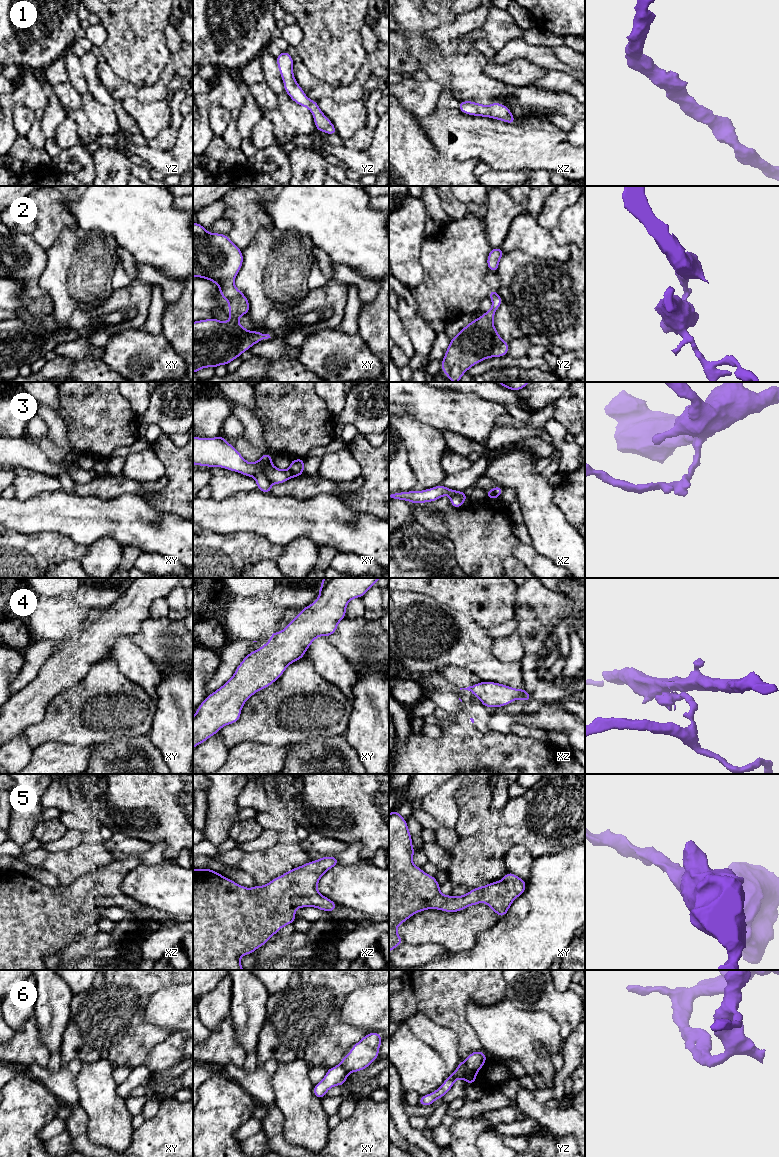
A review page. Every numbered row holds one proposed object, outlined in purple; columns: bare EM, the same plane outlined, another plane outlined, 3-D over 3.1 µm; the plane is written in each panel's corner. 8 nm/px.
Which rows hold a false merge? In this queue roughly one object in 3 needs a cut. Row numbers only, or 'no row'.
2, 3, 4, 6

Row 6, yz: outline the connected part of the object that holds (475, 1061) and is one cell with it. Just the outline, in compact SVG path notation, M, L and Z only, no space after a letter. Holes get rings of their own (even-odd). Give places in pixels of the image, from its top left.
M472 1051L464 1063L470 1071L478 1072L482 1069L487 1059L488 1057L483 1051Z

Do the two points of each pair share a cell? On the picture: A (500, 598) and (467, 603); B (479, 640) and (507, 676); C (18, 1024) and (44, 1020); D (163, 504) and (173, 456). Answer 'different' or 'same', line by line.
A: same
B: same
C: different
D: same

